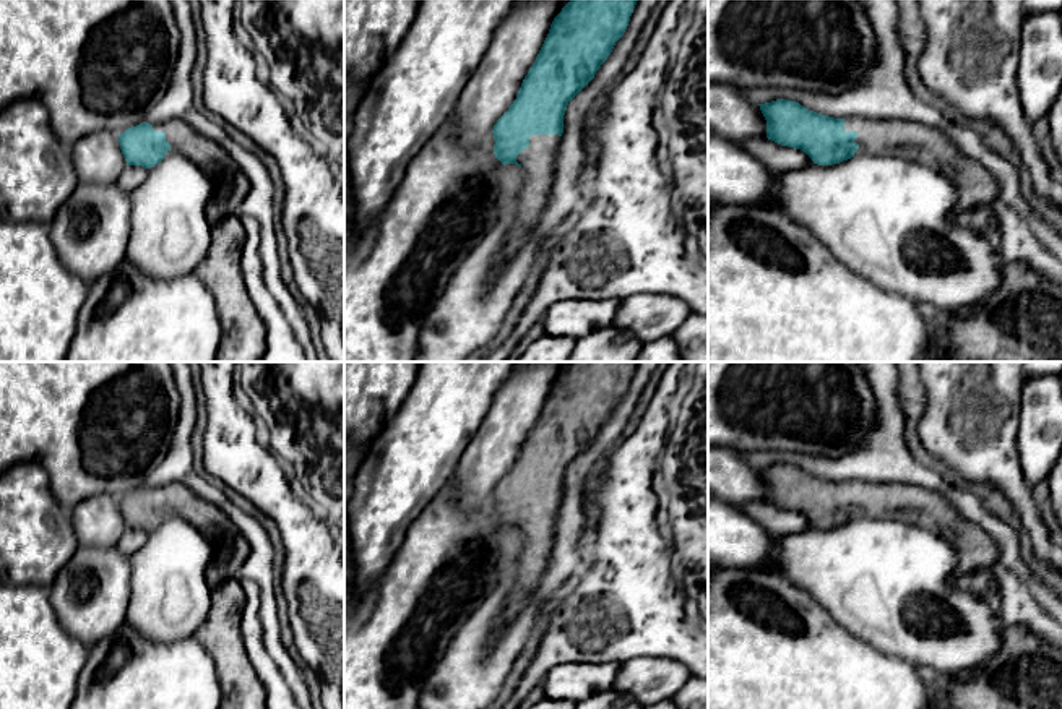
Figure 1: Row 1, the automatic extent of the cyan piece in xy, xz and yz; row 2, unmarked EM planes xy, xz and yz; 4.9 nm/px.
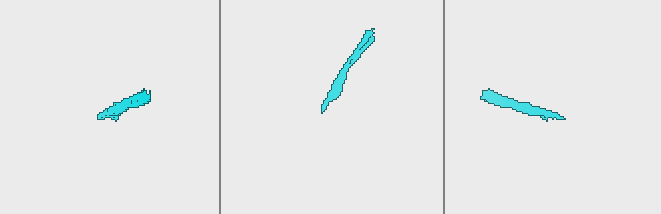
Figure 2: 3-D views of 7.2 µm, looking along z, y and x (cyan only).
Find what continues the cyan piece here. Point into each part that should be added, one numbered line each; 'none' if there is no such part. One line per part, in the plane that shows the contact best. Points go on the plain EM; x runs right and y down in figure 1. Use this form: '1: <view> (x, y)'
1: xz (538, 524)

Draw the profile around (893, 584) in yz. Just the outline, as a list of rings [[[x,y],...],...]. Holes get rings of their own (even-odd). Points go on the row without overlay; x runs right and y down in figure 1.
[[[854,519],[833,529],[812,527],[775,535],[773,555],[781,573],[807,591],[840,626],[914,668],[927,667],[940,675],[955,675],[979,667],[1000,649],[1005,621],[984,599],[958,587],[958,553],[930,531],[896,519]]]

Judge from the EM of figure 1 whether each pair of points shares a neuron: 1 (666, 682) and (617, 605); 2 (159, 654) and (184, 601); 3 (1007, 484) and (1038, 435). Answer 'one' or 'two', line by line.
1: two
2: two
3: two

